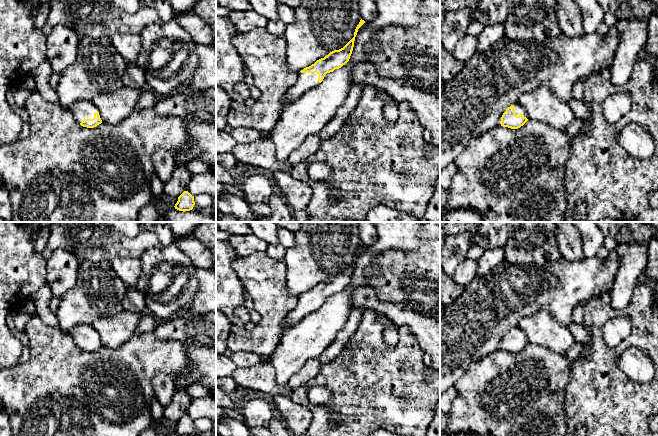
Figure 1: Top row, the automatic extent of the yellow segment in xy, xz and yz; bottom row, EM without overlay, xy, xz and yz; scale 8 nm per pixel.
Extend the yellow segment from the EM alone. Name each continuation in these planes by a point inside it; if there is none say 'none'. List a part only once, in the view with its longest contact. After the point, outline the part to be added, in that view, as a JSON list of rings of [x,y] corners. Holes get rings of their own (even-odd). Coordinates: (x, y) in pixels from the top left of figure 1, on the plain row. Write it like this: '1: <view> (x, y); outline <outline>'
1: xz (305, 305); outline [[[299,296],[296,307],[285,319],[282,335],[284,335],[292,326],[299,323],[307,314],[315,312],[318,308],[319,305],[317,297]]]

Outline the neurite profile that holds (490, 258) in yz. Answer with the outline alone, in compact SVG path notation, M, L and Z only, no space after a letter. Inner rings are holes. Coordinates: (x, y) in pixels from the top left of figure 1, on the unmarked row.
M504 249L487 250L478 260L477 277L487 274L494 266L504 260Z

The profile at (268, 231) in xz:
M247 222L253 234L270 245L280 244L278 239L279 227L274 222Z

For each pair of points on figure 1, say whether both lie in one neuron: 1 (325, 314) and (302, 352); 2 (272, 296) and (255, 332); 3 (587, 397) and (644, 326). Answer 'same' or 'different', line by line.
1: same
2: same
3: same

